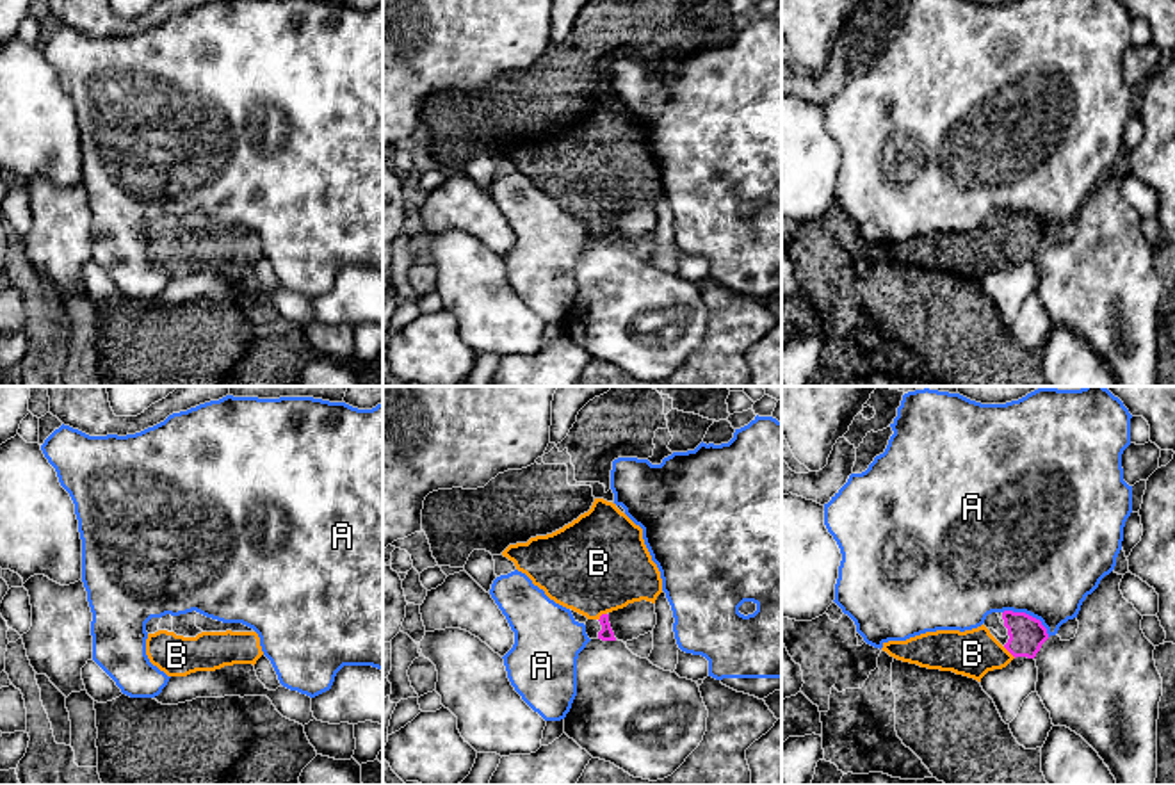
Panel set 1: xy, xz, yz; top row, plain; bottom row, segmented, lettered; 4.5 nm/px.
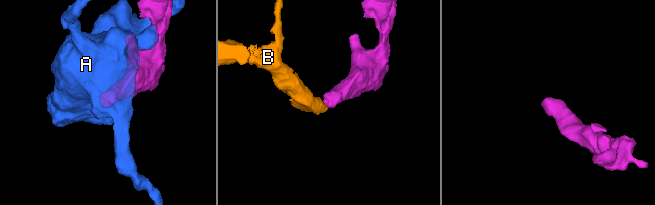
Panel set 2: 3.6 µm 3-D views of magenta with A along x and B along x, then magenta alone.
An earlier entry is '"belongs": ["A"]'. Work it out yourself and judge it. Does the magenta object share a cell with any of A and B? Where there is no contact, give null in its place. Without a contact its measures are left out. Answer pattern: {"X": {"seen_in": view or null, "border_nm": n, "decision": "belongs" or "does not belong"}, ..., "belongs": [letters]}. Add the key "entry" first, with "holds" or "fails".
{"entry": "fails", "A": {"seen_in": "yz", "border_nm": 240, "decision": "does not belong"}, "B": {"seen_in": "yz", "border_nm": 80, "decision": "belongs"}, "belongs": ["B"]}

